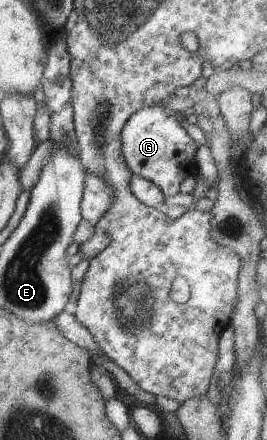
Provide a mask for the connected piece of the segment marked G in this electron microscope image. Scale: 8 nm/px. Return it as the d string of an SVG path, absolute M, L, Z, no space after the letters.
M155 104L137 109L120 130L120 149L127 168L133 175L152 182L165 197L177 194L179 184L187 176L197 175L193 160L197 144L187 135L184 127L175 111Z

